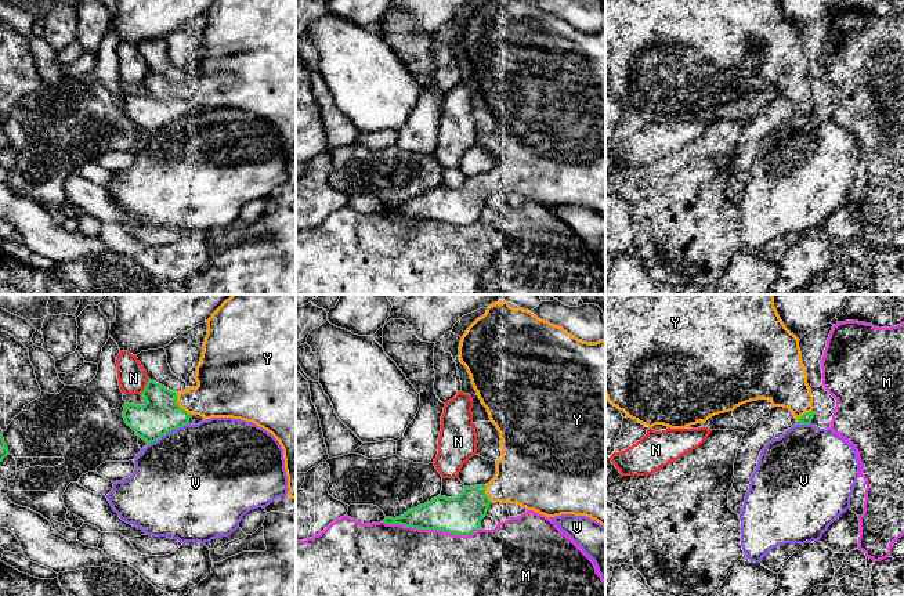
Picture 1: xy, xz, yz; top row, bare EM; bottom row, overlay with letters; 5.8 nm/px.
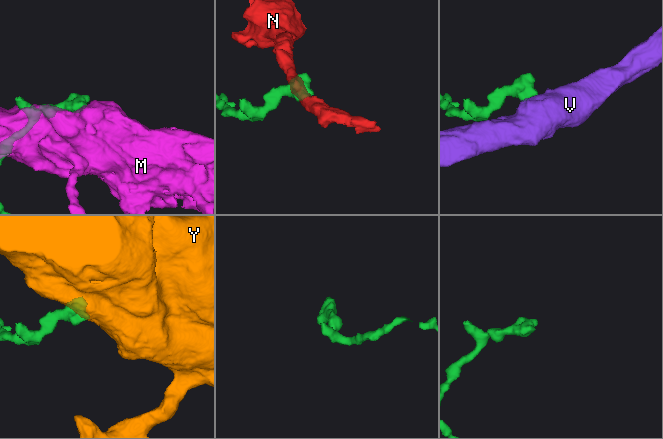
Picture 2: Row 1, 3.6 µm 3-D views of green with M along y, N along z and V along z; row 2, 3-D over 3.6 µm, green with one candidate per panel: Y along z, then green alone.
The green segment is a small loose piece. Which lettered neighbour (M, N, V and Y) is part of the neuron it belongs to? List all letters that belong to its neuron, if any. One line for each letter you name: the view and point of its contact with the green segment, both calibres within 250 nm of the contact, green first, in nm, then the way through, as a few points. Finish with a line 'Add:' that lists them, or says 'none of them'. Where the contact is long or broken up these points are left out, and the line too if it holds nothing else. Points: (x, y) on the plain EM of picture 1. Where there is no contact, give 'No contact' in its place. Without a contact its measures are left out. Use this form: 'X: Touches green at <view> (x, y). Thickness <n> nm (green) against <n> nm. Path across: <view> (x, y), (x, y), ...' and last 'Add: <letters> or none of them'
Y: Touches green at xy (177, 94). Thickness 220 nm (green) against 280 nm
Add: Y

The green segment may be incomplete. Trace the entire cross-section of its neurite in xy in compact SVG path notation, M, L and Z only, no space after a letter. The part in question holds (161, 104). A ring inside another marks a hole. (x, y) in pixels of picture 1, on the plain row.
M216 0L206 12L198 76L176 83L148 69L141 83L147 93L126 93L124 112L148 134L188 115L192 105L252 112L279 131L288 187L296 189L296 0Z

